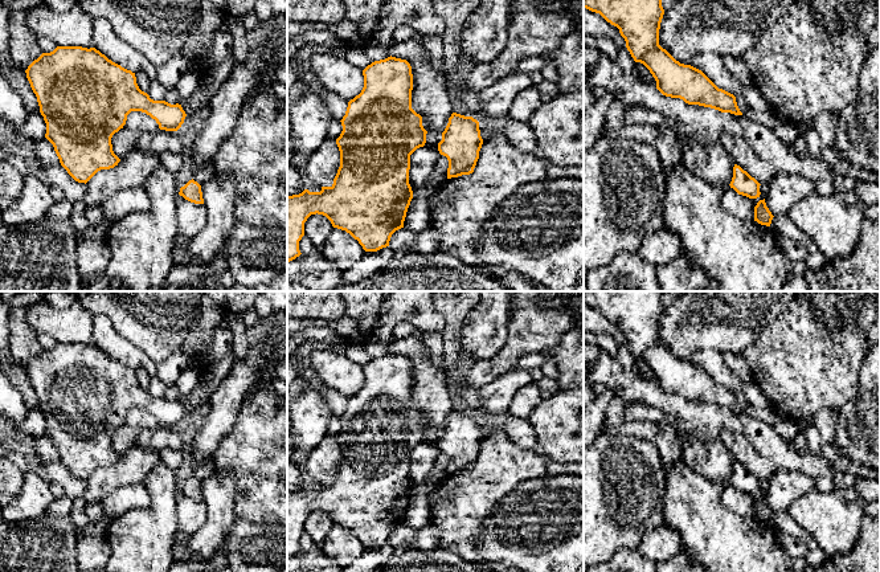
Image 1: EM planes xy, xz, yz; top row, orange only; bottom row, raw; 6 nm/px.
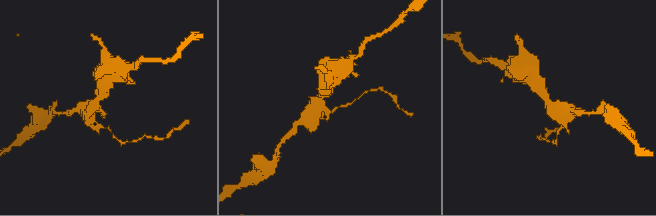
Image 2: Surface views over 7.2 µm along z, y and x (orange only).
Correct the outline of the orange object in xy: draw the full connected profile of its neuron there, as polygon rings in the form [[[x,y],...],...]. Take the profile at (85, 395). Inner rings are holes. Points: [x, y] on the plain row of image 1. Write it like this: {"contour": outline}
{"contour": [[[57,343],[50,350],[42,350],[25,369],[46,420],[45,434],[53,441],[61,462],[78,479],[86,481],[98,467],[118,462],[120,455],[112,448],[111,434],[123,425],[131,408],[146,409],[156,417],[160,426],[165,428],[177,428],[187,413],[179,400],[151,396],[139,385],[135,369],[112,359],[95,344]]]}

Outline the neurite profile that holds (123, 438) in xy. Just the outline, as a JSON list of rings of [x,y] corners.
[[[131,408],[127,412],[126,421],[111,434],[114,450],[119,455],[126,454],[135,446],[136,438],[142,430],[155,429],[157,426],[159,421],[150,412],[142,408]]]

